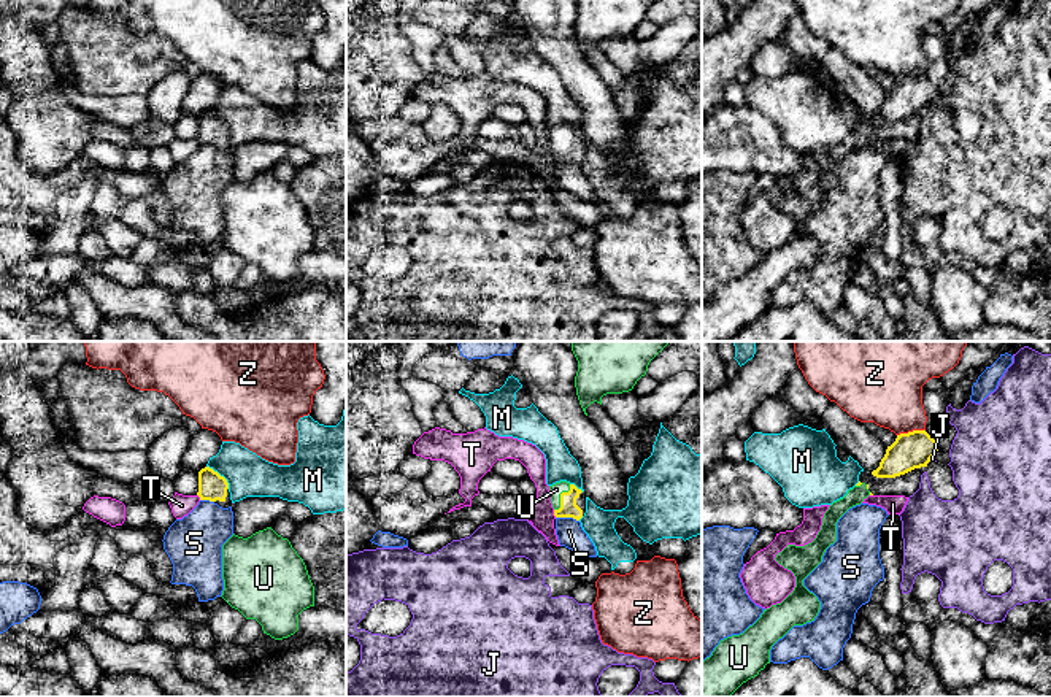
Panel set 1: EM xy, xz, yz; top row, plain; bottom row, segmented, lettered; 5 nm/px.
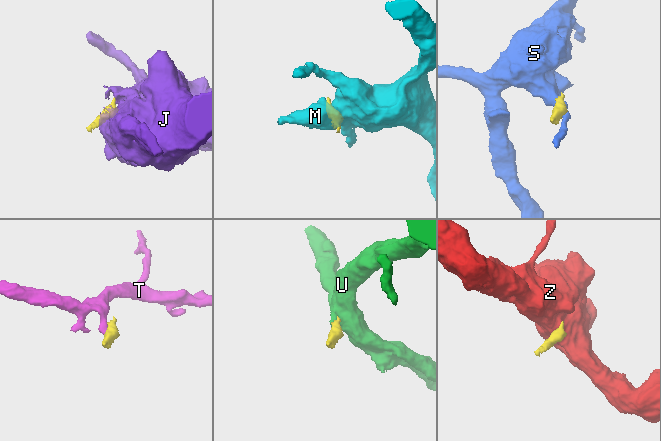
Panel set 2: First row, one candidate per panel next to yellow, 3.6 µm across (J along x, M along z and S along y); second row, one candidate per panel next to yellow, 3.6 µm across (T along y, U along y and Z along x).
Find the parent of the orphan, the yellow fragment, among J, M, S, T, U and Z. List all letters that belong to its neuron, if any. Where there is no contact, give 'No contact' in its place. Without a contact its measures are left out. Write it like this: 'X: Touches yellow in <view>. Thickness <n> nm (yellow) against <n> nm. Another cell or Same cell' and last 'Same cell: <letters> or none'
J: Touches yellow in yz. Thickness 190 nm (yellow) against 20 nm. Another cell
M: Touches yellow in xy. Thickness 140 nm (yellow) against 220 nm. Another cell
S: Touches yellow in xz. Thickness 90 nm (yellow) against 140 nm. Another cell
T: Touches yellow in xz. Thickness 90 nm (yellow) against 130 nm. Another cell
U: Touches yellow in xz. Thickness 90 nm (yellow) against 70 nm. Same cell
Z: Touches yellow in yz. Thickness 190 nm (yellow) against 360 nm. Another cell
Same cell: U

